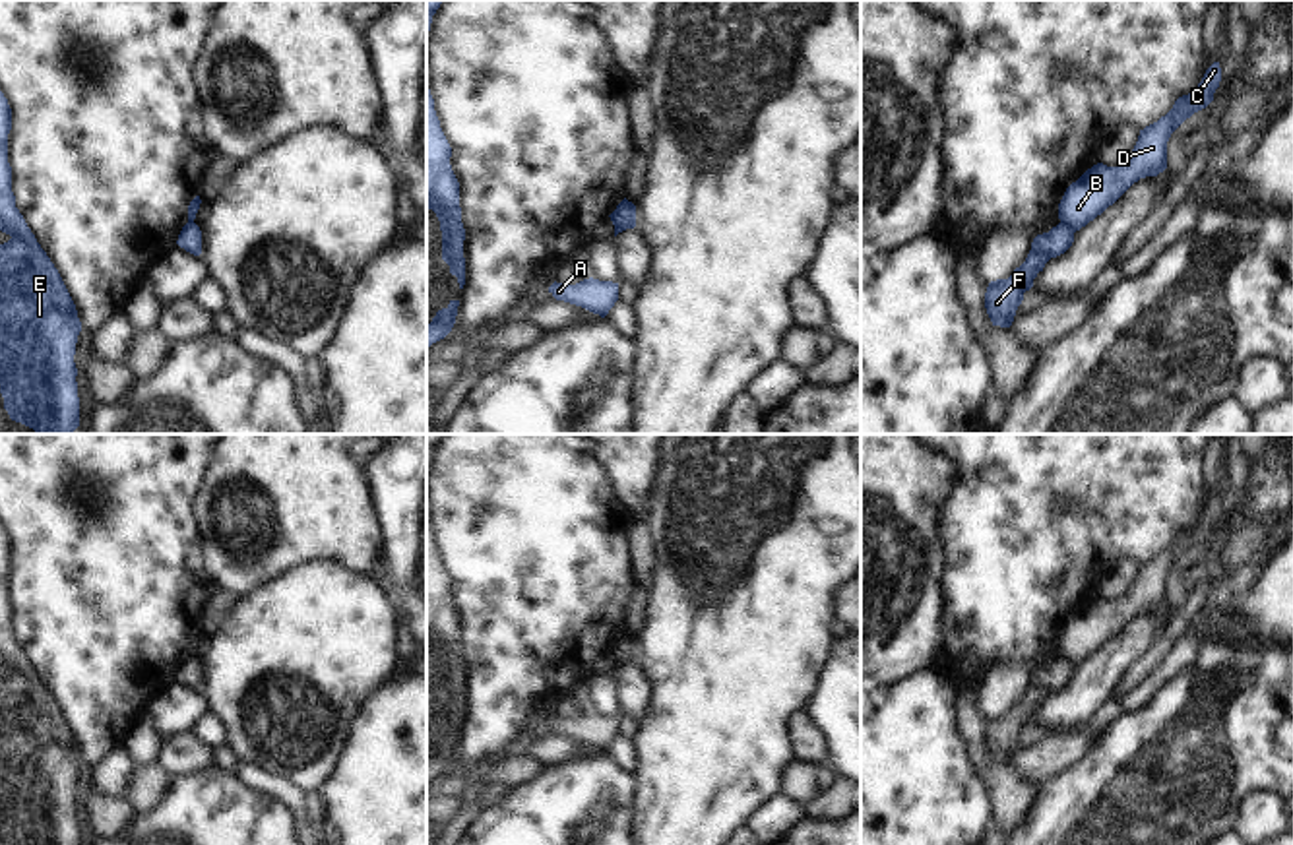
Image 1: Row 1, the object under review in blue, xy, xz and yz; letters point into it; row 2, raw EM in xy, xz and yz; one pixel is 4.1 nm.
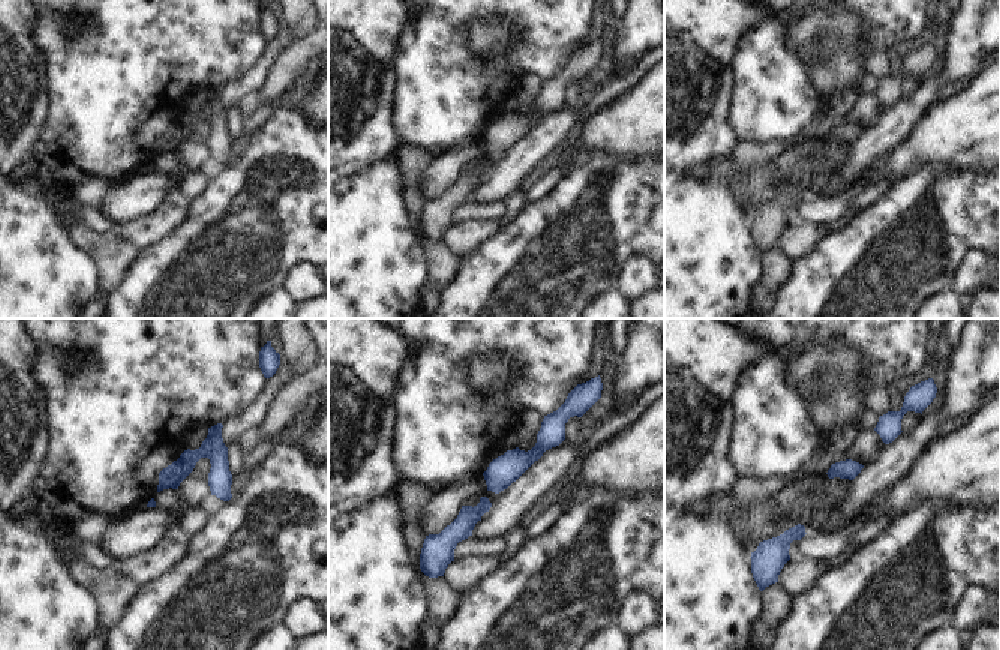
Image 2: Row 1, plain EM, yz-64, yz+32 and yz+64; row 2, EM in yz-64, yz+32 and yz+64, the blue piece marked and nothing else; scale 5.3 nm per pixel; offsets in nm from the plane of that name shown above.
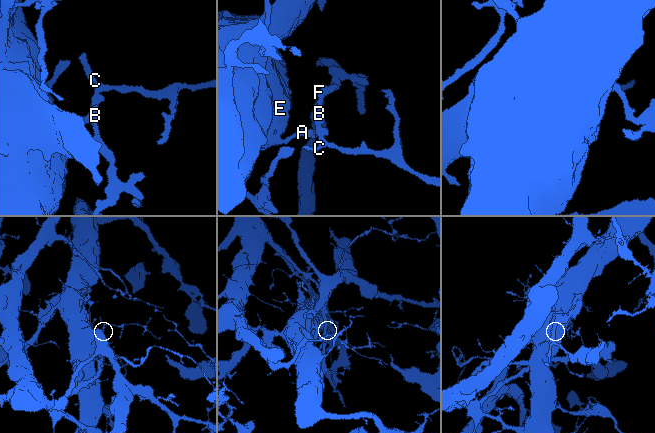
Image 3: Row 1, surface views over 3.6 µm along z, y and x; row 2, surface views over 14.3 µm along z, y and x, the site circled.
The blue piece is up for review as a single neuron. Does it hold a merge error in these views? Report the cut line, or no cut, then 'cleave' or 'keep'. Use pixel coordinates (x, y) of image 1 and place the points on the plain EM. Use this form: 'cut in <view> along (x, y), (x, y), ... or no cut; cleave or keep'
cut in yz along (1061, 656), (1074, 665); cleave

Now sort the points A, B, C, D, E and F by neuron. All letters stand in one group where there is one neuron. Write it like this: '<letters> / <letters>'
A B C D E / F

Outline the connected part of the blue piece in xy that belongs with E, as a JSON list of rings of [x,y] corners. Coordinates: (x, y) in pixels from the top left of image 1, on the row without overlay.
[[[0,525],[0,665],[12,671],[8,676],[0,678],[0,828],[6,845],[79,845],[74,789],[81,756],[58,704],[16,642],[12,601],[8,597],[10,564],[12,543]]]

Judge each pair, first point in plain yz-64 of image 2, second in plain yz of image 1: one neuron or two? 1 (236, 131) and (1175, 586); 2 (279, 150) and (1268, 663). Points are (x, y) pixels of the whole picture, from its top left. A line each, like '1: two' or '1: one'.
1: one
2: one

